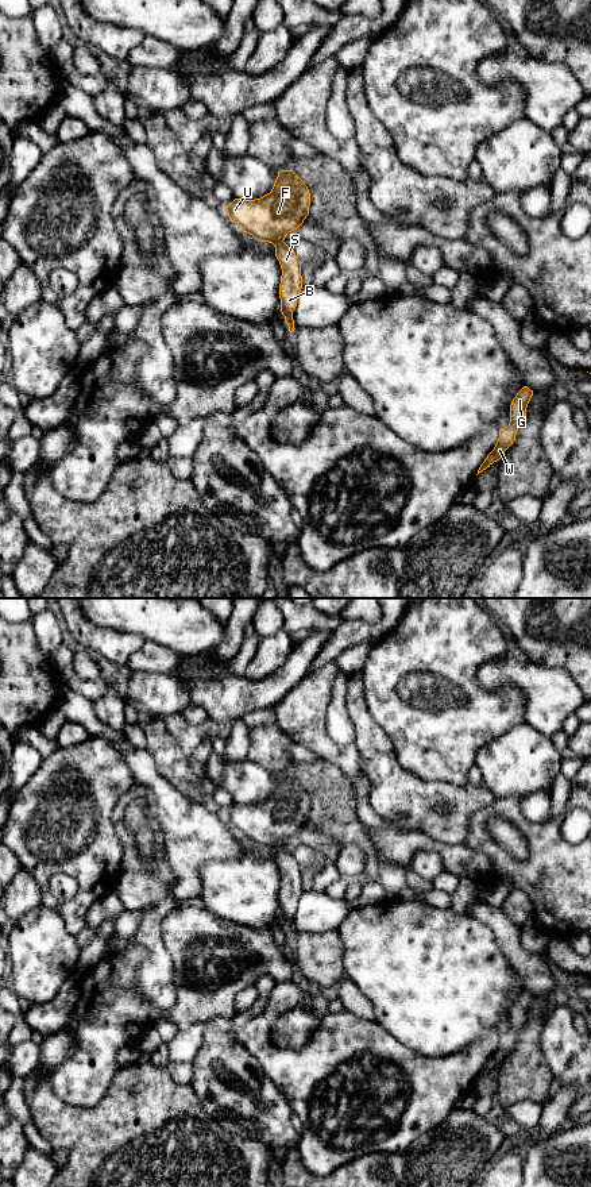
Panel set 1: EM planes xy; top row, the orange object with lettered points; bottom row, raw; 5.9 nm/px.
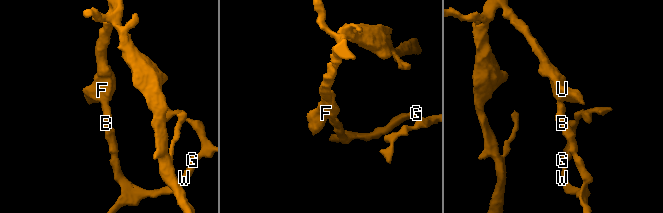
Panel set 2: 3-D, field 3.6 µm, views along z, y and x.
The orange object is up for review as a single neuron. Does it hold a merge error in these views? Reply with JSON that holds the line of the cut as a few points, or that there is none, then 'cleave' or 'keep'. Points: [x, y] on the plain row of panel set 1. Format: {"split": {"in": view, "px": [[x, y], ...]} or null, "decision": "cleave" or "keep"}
{"split": null, "decision": "keep"}

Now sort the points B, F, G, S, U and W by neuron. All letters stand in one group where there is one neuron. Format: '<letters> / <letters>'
B F G S U W

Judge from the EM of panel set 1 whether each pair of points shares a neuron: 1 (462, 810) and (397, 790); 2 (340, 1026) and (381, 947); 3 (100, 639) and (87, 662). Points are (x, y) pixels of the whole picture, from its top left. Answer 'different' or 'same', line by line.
1: same
2: different
3: different

